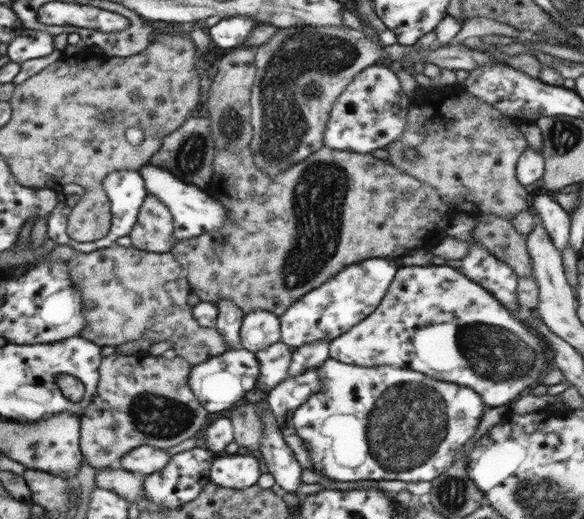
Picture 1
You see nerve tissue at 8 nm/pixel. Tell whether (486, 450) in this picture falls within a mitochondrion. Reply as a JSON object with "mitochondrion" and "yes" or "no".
{"mitochondrion":"no"}

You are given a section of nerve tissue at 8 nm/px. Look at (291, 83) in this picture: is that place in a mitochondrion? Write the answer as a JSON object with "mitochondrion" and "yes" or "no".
{"mitochondrion":"yes"}

